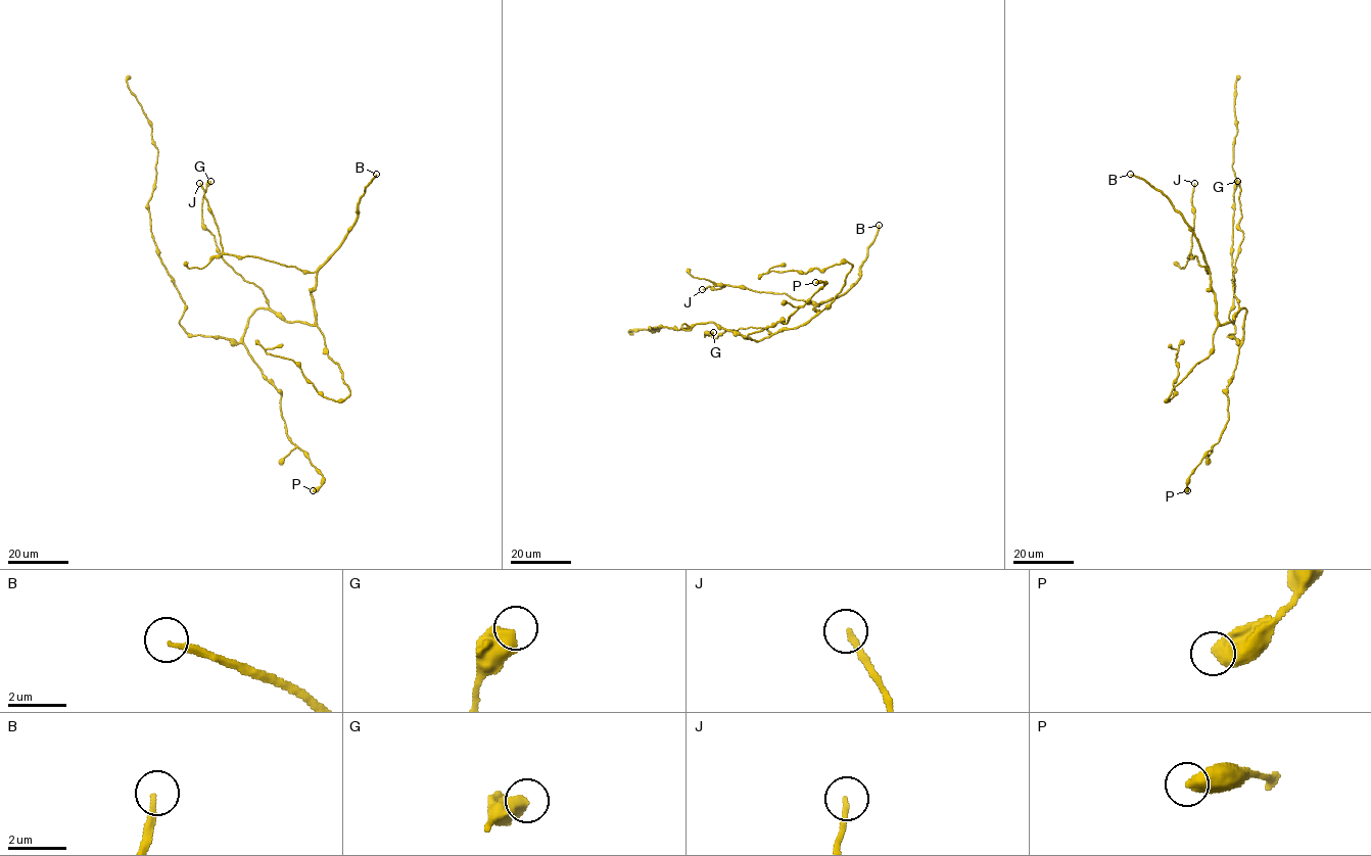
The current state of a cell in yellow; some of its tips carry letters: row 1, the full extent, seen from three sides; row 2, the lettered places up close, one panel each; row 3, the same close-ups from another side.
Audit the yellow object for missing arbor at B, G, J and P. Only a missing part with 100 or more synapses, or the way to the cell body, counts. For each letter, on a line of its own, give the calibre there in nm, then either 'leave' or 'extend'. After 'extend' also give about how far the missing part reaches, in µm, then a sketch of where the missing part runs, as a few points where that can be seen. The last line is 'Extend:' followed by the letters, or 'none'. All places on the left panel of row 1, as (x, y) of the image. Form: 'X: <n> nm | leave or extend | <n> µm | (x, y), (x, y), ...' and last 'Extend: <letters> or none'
B: 190 nm | extend | 70 µm
G: 650 nm | leave
J: 180 nm | leave
P: 550 nm | leave
Extend: B

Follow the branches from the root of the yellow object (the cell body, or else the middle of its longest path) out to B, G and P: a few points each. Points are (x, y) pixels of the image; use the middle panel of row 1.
B: (739, 333), (759, 340), (808, 323), (817, 313), (815, 306), (842, 295), (859, 279), (879, 225)
G: (739, 333), (756, 340), (771, 334), (765, 328), (748, 327), (727, 330), (717, 338), (705, 336), (713, 332)
P: (739, 333), (746, 336), (776, 322), (786, 323), (825, 284), (815, 282)

